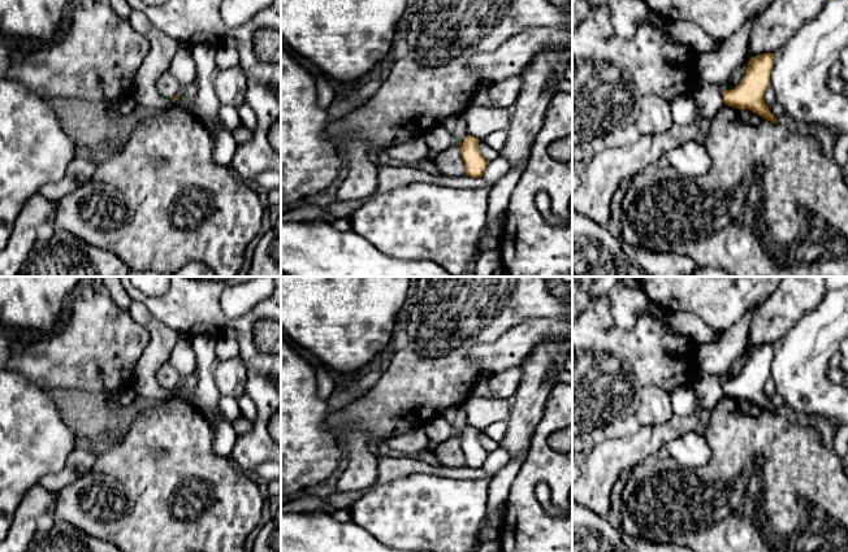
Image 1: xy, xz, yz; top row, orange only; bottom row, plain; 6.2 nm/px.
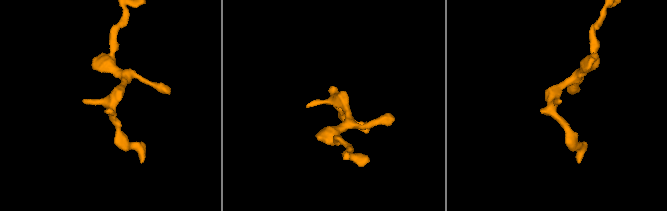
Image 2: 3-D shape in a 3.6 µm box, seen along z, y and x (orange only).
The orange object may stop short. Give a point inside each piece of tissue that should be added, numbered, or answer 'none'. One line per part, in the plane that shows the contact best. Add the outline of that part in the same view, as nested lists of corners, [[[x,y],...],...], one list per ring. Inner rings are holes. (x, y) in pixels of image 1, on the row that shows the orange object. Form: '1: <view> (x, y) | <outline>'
none

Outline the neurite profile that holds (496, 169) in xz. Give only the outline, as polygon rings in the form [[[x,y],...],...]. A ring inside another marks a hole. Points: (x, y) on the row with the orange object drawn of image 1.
[[[499,156],[496,160],[489,161],[484,173],[484,179],[493,184],[498,182],[511,169],[509,161]]]

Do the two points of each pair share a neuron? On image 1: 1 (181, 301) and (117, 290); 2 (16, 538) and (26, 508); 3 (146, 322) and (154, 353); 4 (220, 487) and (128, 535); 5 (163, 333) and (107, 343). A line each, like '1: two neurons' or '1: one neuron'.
1: two neurons
2: one neuron
3: one neuron
4: one neuron
5: two neurons

